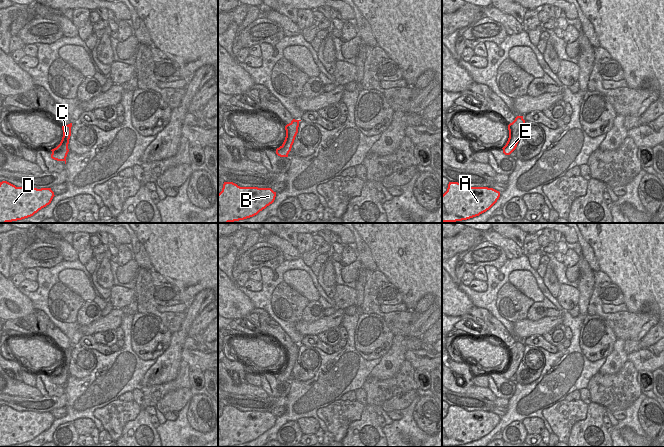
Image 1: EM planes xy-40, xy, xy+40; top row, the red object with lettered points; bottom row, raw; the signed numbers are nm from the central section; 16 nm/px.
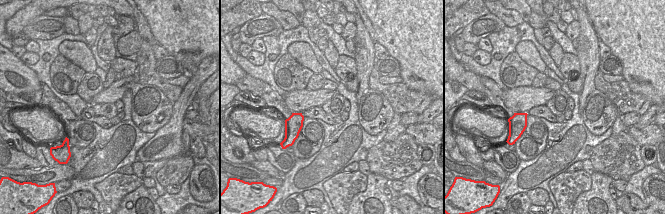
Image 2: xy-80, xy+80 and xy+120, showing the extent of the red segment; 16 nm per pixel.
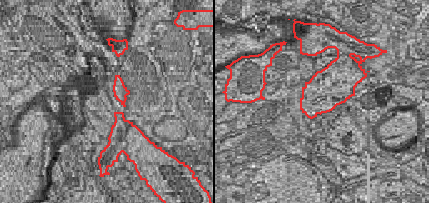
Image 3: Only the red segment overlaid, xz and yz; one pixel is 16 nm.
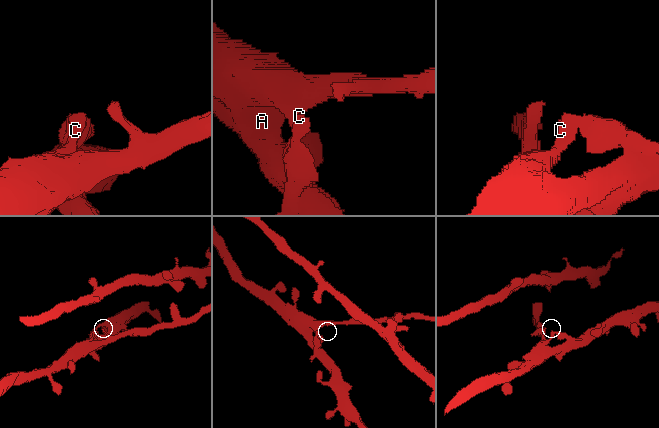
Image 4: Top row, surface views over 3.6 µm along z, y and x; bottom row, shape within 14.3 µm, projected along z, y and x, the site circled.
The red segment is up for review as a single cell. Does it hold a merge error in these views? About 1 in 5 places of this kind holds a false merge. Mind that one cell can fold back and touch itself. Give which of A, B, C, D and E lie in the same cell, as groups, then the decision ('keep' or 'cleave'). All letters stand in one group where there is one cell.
groups A B D / C E; cleave

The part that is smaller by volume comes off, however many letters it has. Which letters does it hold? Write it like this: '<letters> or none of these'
C, E

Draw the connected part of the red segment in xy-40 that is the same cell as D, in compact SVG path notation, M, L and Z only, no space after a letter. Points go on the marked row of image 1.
M0 182L0 223L22 220L33 216L49 205L54 197L51 188L16 187Z

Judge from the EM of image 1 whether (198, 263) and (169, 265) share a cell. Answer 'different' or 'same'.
same

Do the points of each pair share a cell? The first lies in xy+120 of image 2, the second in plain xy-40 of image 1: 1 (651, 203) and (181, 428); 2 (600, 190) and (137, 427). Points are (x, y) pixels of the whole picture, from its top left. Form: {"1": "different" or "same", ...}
{"1": "different", "2": "same"}

